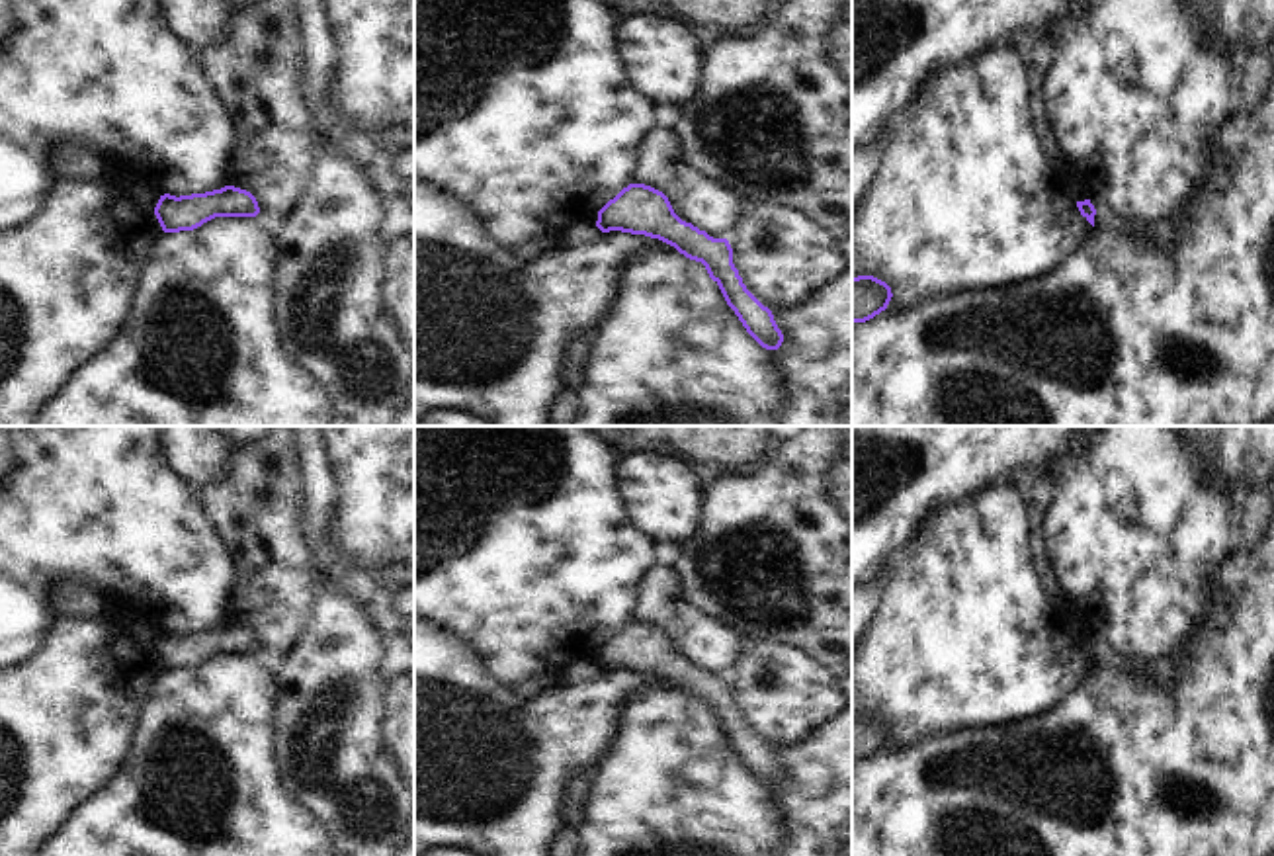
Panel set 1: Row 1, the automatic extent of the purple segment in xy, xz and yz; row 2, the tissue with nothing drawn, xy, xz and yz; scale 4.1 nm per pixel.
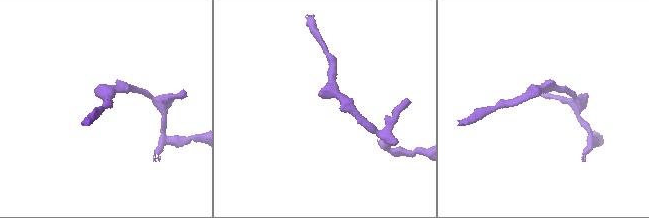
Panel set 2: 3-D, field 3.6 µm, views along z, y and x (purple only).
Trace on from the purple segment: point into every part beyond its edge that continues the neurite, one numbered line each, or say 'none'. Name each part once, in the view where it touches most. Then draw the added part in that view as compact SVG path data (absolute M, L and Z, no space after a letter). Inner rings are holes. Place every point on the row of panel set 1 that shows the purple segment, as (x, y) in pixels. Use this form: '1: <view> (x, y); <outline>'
none

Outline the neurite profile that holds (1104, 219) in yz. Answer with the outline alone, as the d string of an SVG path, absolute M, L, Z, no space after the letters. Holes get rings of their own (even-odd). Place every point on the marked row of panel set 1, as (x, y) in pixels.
M1094 190L1090 195L1088 195L1090 203L1094 205L1096 209L1096 215L1094 215L1094 229L1100 229L1100 231L1129 231L1129 233L1143 233L1143 231L1149 231L1155 238L1163 236L1167 227L1168 227L1168 221L1159 221L1155 225L1137 225L1133 221L1124 221L1122 217L1118 217L1104 201L1102 197L1098 195L1098 192Z

